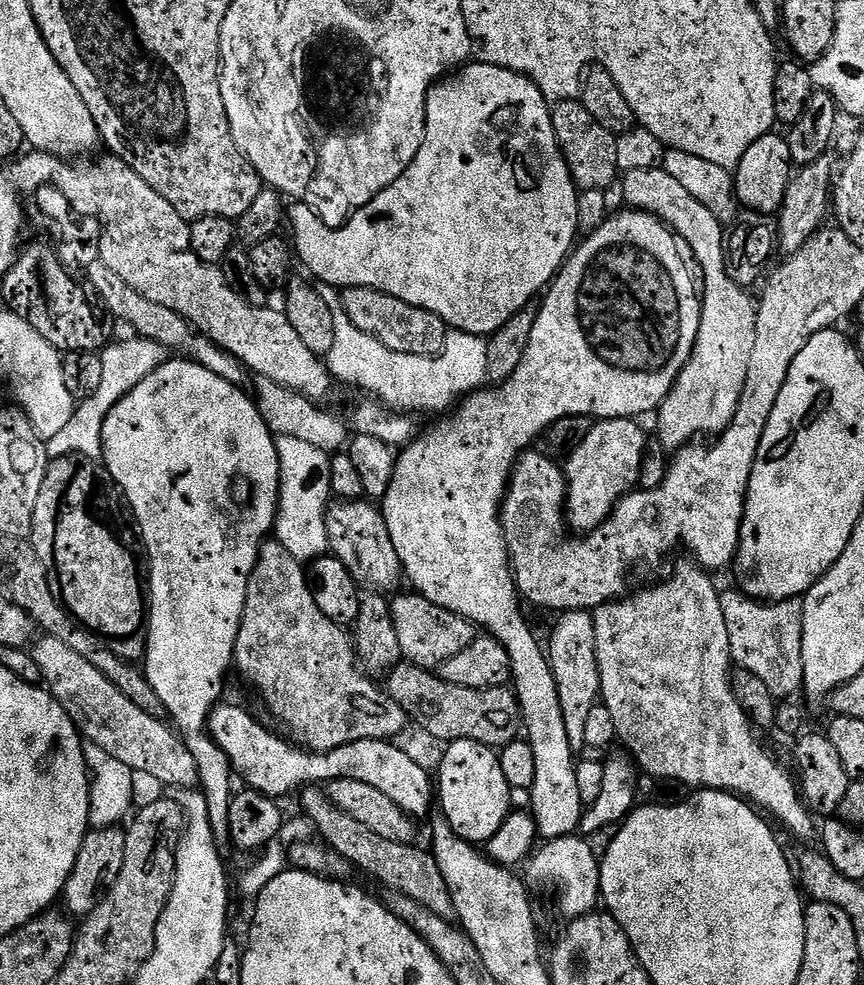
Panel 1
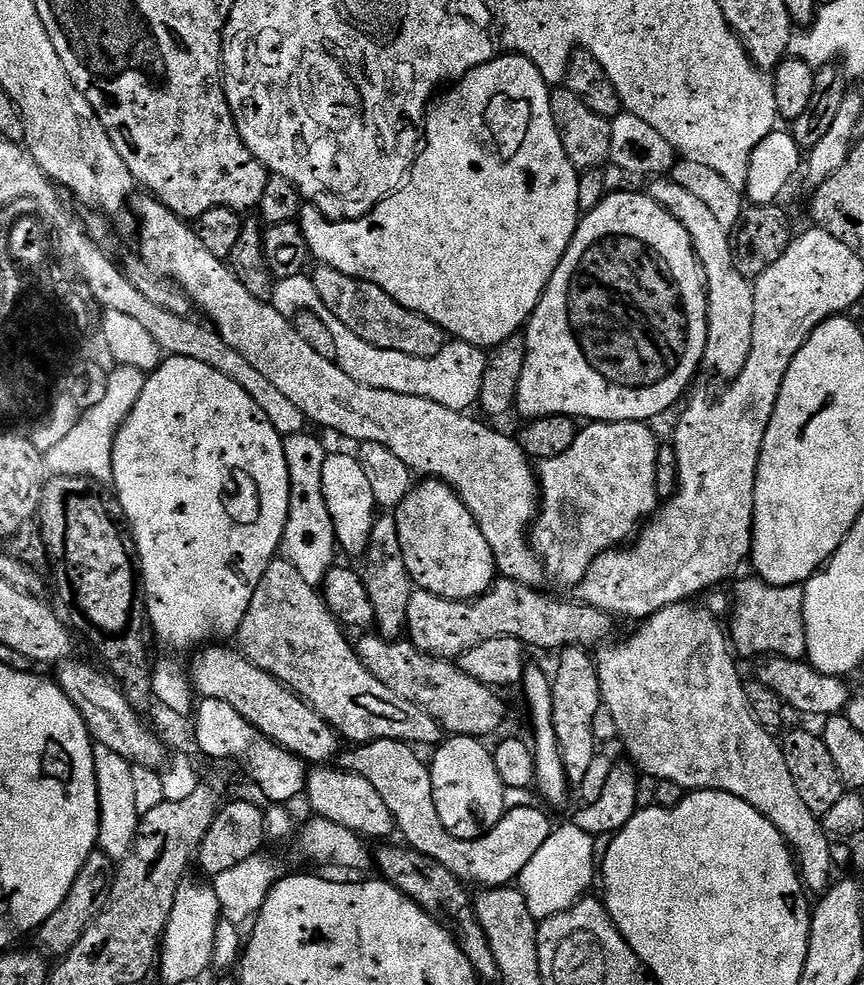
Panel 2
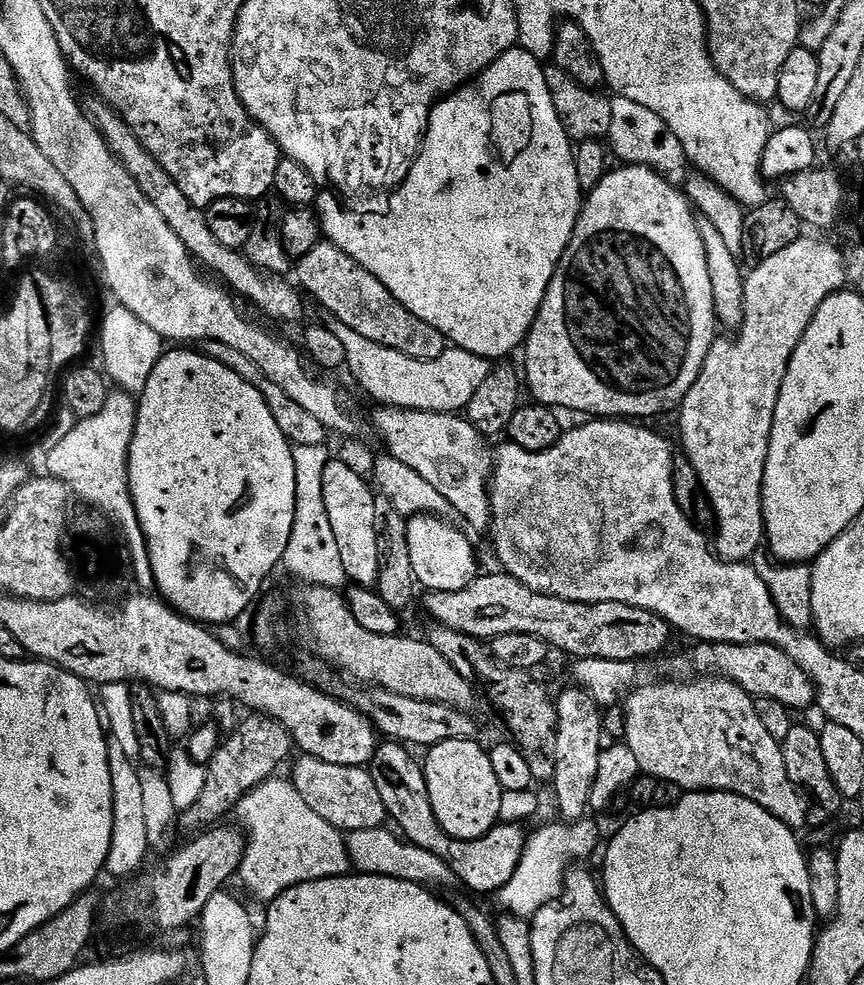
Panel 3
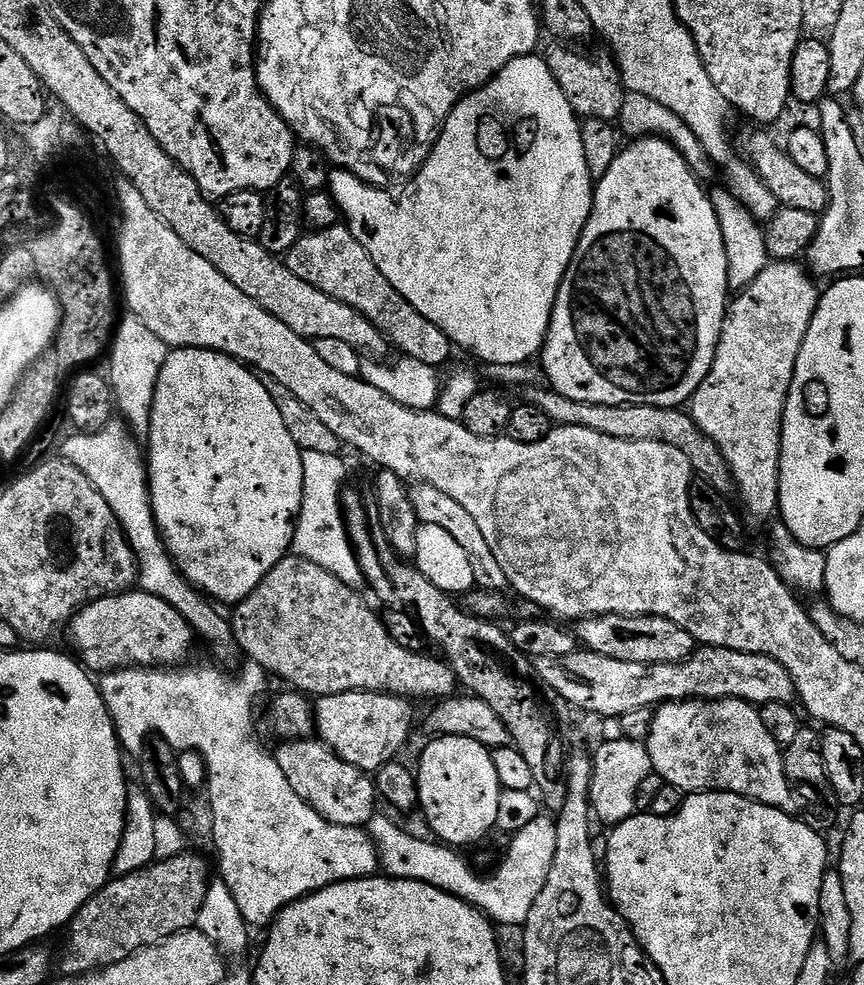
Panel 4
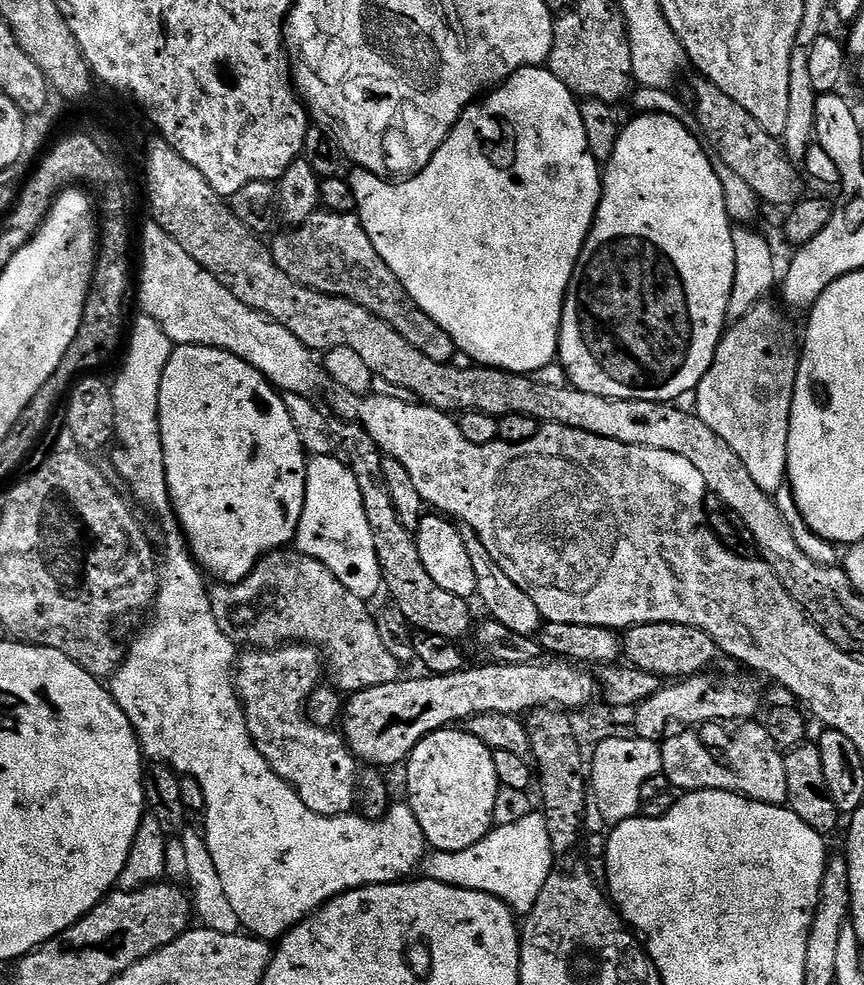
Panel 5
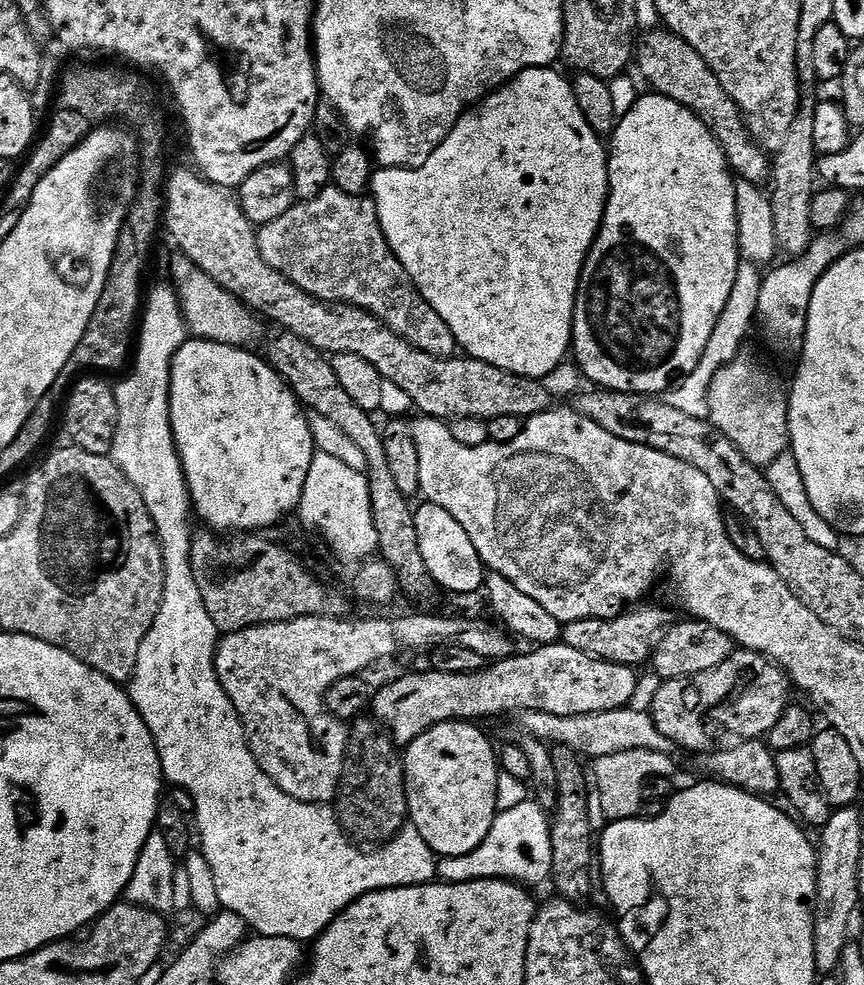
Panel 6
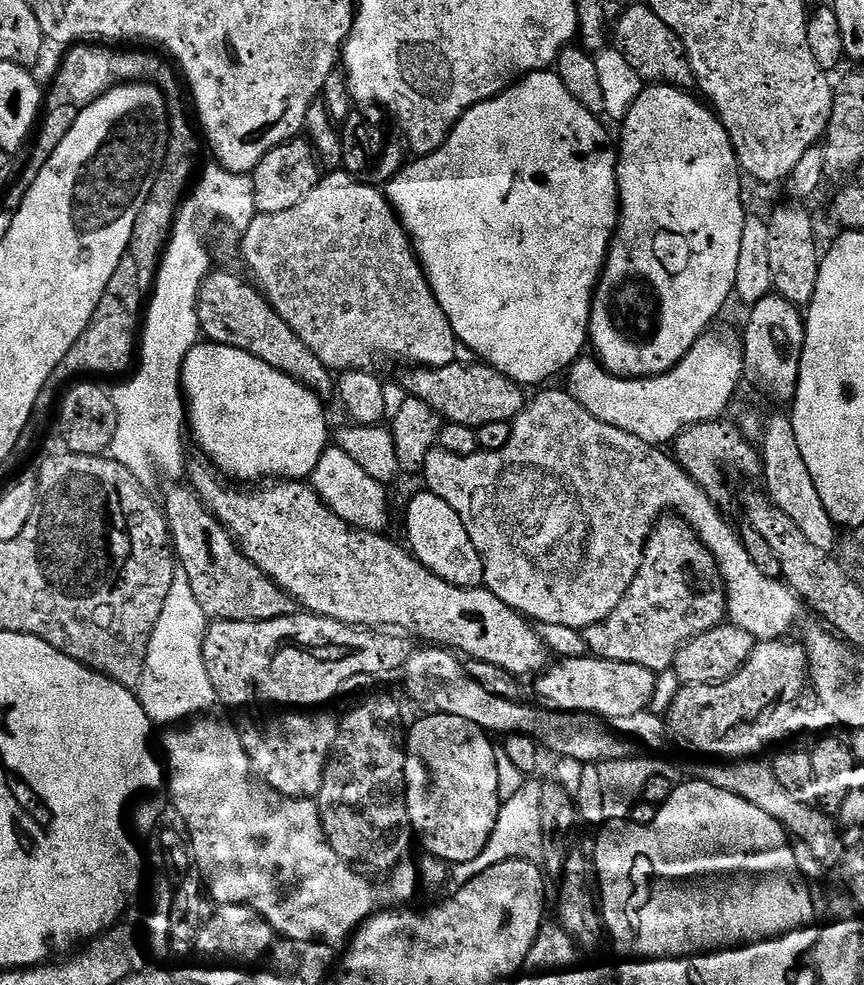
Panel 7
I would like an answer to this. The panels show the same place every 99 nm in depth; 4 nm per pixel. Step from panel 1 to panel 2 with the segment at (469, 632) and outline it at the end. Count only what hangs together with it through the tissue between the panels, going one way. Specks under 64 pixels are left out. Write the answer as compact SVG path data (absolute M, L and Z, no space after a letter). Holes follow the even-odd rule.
M503 578L497 579L492 587L475 600L447 600L438 594L430 594L424 588L416 588L410 594L406 636L412 645L428 656L441 658L459 658L466 650L474 650L482 642L490 642L490 638L518 638L521 644L532 648L582 648L595 649L609 639L612 632L613 617L607 612L598 610L589 604L581 604L575 599L563 600L560 596L543 596L540 588L531 588L522 582L514 582Z

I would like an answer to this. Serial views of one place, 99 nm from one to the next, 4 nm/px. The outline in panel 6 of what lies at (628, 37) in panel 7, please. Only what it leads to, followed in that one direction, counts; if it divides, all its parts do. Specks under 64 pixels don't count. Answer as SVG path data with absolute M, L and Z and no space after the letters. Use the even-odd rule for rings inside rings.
M652 30L645 36L636 48L636 67L652 86L651 91L691 110L712 131L733 173L741 180L763 185L763 180L767 181L770 176L769 157L753 141L748 133L747 119L742 115L740 107L734 98L730 98L730 94L726 94L722 82L718 82L714 70L706 66L702 54L698 54L698 50L694 50L694 46L687 44L681 36L675 36L667 30Z

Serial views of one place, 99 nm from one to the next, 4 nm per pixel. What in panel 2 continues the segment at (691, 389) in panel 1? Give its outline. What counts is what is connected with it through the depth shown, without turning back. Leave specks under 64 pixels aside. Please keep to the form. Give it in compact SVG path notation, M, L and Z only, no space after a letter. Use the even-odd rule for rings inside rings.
M660 176L646 188L649 196L674 214L692 236L708 294L708 341L703 363L716 368L720 376L736 377L746 366L754 338L754 284L741 274L732 253L733 241L727 227L715 217L702 198L683 189L670 178Z

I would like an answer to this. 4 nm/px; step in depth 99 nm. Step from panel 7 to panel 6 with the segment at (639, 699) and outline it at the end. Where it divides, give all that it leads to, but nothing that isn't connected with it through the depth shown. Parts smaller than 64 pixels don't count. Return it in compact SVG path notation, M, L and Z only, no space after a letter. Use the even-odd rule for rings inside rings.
M563 642L542 645L535 650L528 650L525 656L513 654L507 660L501 660L485 667L482 672L474 674L446 674L435 670L416 672L413 676L404 676L384 689L377 691L372 697L371 715L377 724L392 737L397 745L407 746L417 740L426 730L435 724L449 722L480 722L483 716L500 716L503 712L541 712L542 714L558 714L559 716L585 716L586 714L602 714L610 710L627 708L636 696L635 667L627 664L615 664L605 660L595 660L582 650L574 650Z

